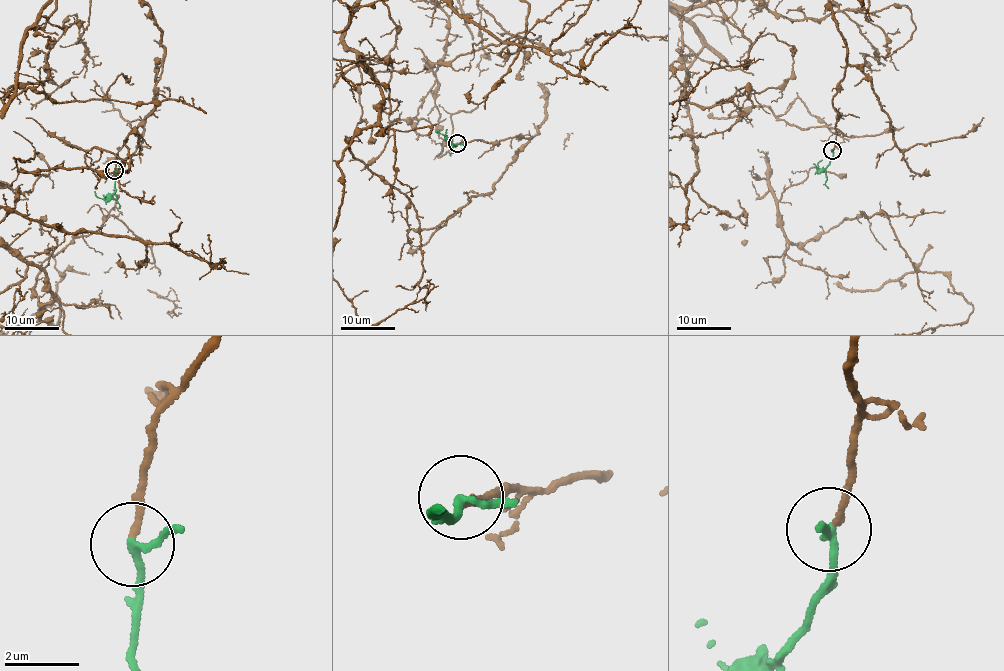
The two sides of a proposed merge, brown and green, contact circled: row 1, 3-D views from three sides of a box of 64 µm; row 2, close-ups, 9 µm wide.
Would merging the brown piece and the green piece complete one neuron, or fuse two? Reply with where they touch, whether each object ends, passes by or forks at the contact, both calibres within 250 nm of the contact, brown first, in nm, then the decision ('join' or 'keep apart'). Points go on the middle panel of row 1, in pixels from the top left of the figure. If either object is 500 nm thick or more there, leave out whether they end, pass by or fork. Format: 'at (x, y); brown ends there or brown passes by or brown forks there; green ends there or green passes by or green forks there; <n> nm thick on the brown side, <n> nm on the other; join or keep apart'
at (457, 143); brown ends there; green passes by; 170 nm thick on the brown side, 170 nm on the other; join

